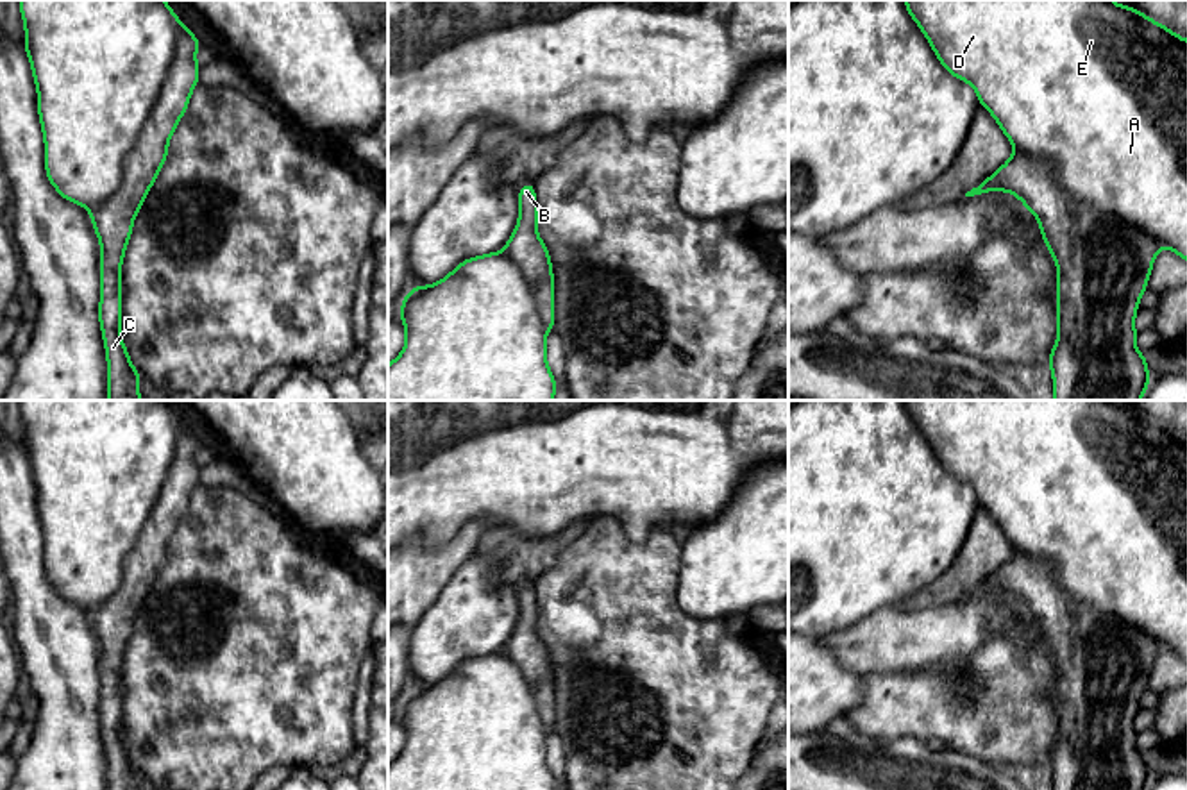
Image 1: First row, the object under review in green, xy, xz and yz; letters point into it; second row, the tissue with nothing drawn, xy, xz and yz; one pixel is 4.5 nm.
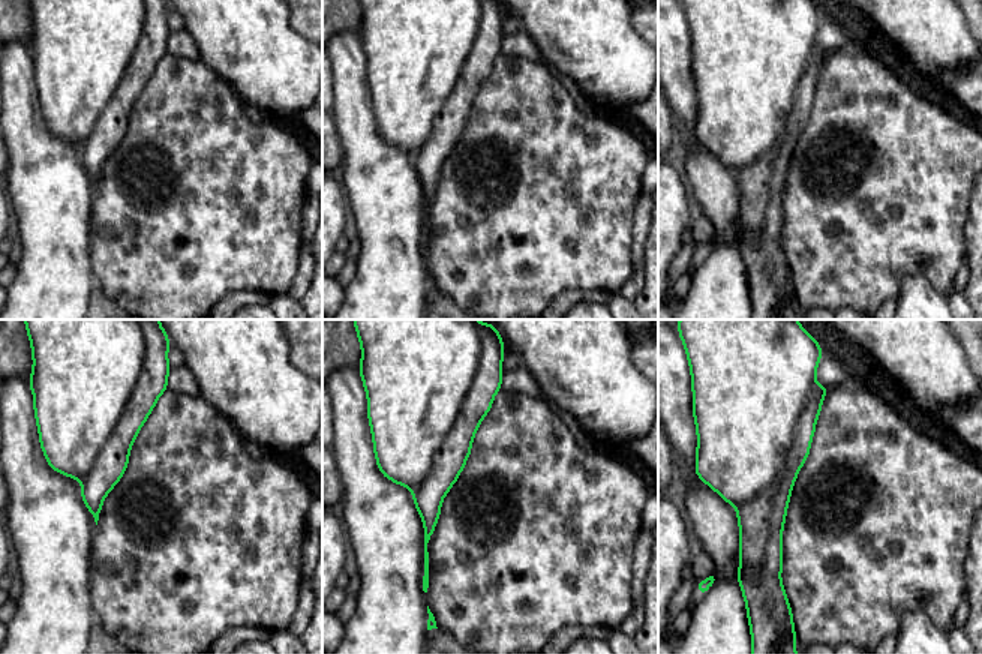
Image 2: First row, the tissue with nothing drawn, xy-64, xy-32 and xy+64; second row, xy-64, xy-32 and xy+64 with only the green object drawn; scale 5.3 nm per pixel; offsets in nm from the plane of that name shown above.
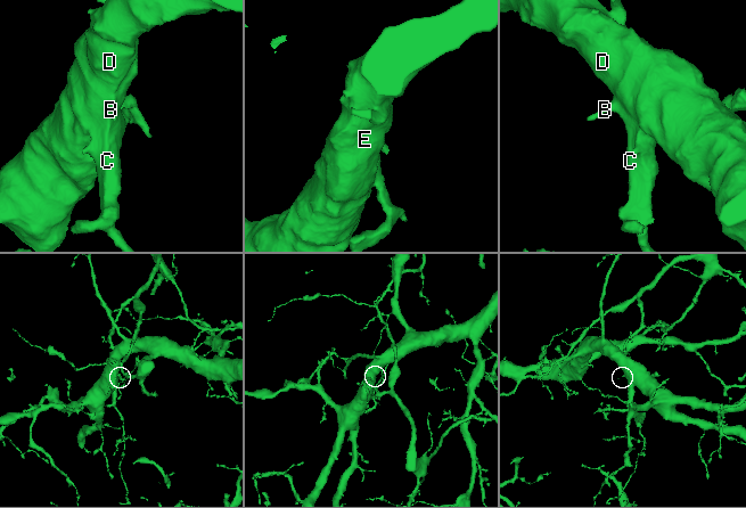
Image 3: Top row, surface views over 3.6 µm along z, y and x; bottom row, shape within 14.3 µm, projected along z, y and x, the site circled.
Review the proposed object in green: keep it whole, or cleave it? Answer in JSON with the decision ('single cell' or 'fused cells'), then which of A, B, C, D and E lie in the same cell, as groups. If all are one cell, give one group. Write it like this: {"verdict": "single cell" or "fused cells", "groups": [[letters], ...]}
{"verdict": "fused cells", "groups": [["A", "D", "E"], ["B", "C"]]}

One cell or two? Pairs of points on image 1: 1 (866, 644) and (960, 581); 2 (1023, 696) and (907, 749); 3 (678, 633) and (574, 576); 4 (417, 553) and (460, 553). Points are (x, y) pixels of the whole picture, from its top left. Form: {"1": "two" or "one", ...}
{"1": "two", "2": "two", "3": "one", "4": "one"}

